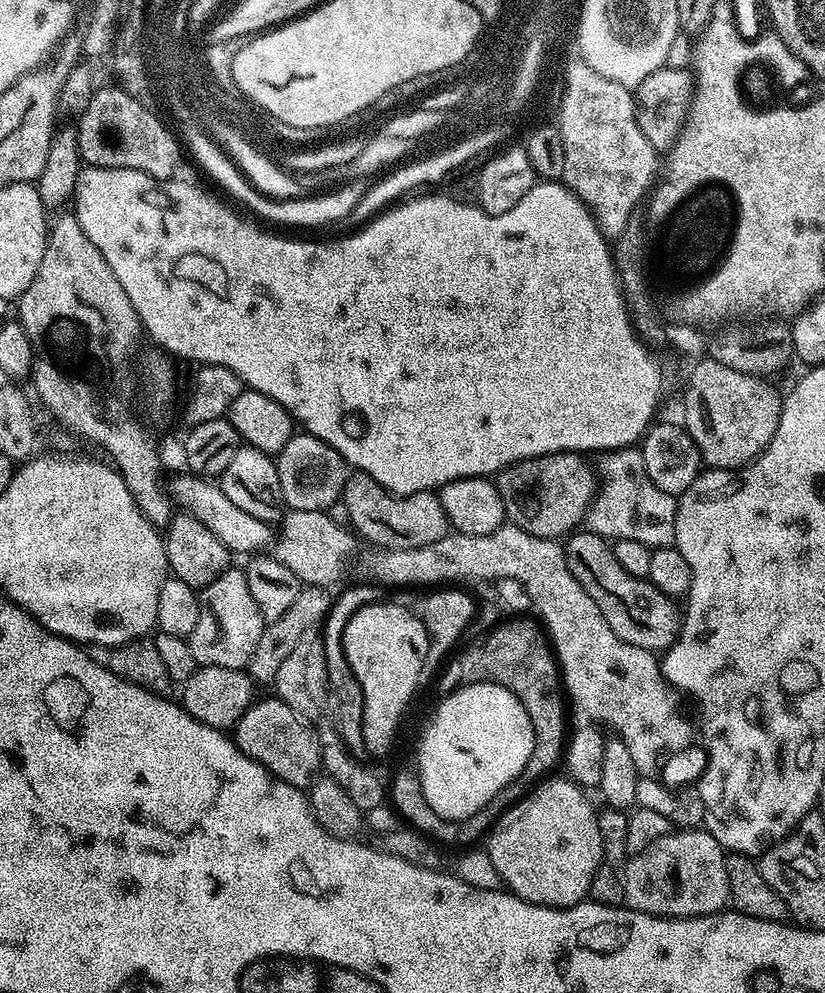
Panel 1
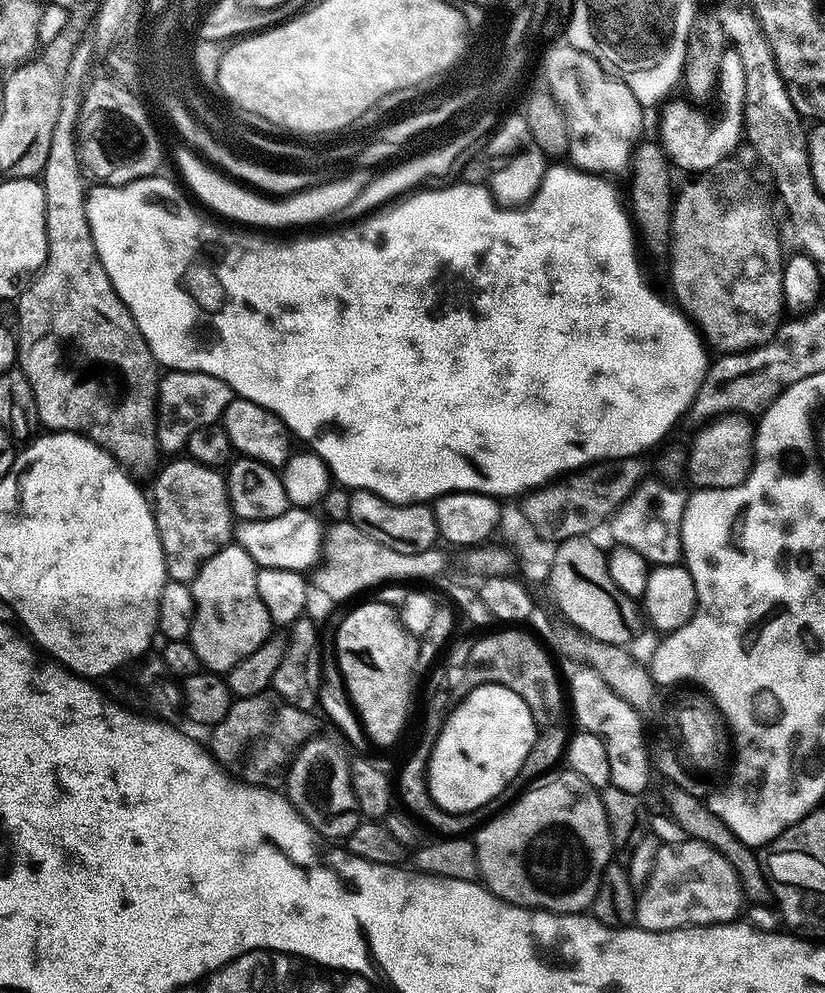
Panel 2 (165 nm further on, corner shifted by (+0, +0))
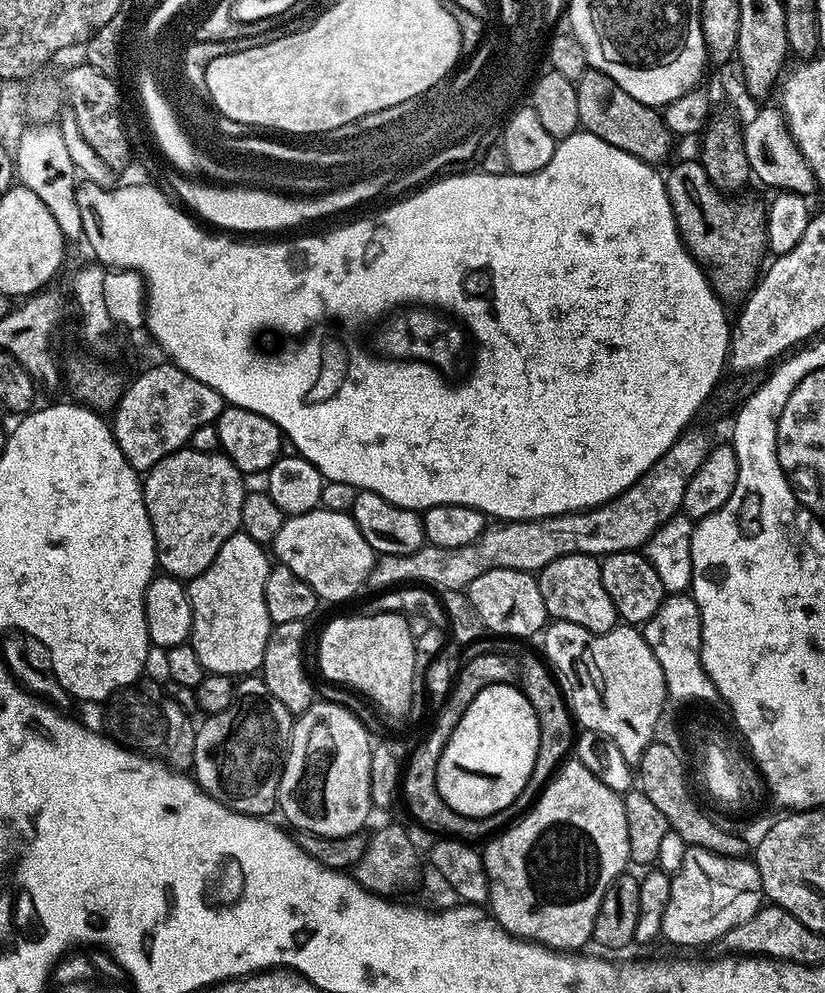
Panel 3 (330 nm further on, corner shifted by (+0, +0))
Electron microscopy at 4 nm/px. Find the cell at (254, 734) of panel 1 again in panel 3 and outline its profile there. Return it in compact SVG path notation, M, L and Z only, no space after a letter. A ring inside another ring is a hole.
M267 690L260 692L253 696L244 696L241 700L240 697L233 699L229 708L208 716L205 724L195 729L192 768L196 783L220 804L234 809L235 812L264 818L272 814L268 812L275 813L278 808L280 779L284 769L284 757L292 738L294 717L286 710L286 706L282 706L282 702L278 702L278 698L271 696Z

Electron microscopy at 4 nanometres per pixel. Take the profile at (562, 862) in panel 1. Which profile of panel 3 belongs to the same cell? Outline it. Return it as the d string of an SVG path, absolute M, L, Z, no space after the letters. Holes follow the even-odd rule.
M575 758L565 759L564 763L556 769L556 775L544 785L544 791L540 793L540 797L536 799L535 804L523 816L513 820L499 834L493 835L484 846L482 855L484 857L484 869L488 875L488 898L486 904L490 909L490 915L511 936L519 936L522 940L546 944L549 948L557 950L583 949L580 947L592 940L594 918L598 918L598 906L602 906L602 898L606 894L606 886L610 886L610 882L614 882L614 878L621 876L630 864L628 858L630 854L630 830L626 830L626 806L624 805L623 795L610 790L610 786L605 786L603 782L598 782L598 778L594 778L594 774L590 774L590 770L586 770L586 766L582 766L580 760Z

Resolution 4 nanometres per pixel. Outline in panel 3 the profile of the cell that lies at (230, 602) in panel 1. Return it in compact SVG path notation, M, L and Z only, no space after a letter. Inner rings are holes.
M241 530L224 543L202 575L187 581L192 603L190 643L205 673L239 678L255 668L263 669L266 642L274 627L266 610L266 578L270 567L267 555L265 545L254 542L254 538Z

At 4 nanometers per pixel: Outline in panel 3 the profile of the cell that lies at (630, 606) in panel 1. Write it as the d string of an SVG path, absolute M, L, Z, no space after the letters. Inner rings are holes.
M570 554L550 562L538 573L542 602L553 621L565 620L591 632L609 632L617 627L618 617L606 586L602 586L600 560L586 554Z

